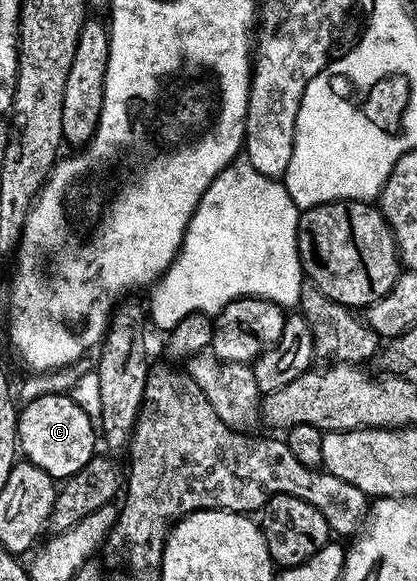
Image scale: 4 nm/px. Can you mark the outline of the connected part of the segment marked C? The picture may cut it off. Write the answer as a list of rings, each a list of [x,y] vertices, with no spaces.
[[[50,392],[47,396],[38,396],[25,405],[21,405],[18,414],[18,448],[29,463],[40,466],[55,481],[65,482],[84,470],[94,455],[94,436],[96,440],[96,424],[73,401],[69,394],[57,396]]]

